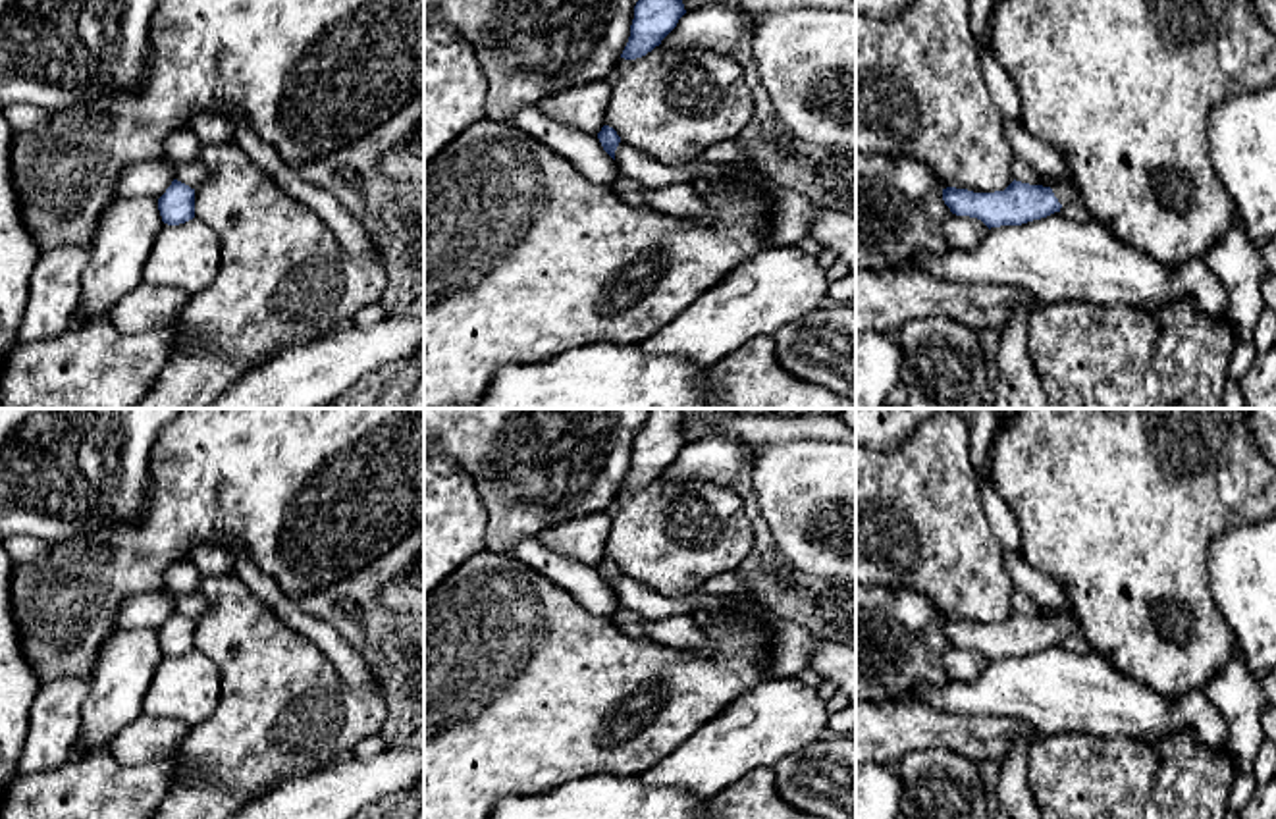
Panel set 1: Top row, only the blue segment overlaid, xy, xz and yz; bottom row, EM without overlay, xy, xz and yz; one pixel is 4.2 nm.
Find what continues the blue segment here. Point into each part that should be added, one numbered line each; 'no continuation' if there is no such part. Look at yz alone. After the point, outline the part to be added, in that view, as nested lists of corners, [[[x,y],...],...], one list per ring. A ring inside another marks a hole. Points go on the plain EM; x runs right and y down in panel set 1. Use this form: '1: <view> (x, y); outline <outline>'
1: yz (1064, 623); outline [[[1058,613],[1052,624],[1062,638],[1077,632],[1076,619],[1070,613]]]

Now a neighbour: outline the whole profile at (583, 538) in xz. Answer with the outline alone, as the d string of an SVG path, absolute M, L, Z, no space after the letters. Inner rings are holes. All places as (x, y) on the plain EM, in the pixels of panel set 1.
M605 511L544 528L536 536L536 542L559 557L584 563L588 567L598 567L605 557L609 532L611 516L609 511Z

